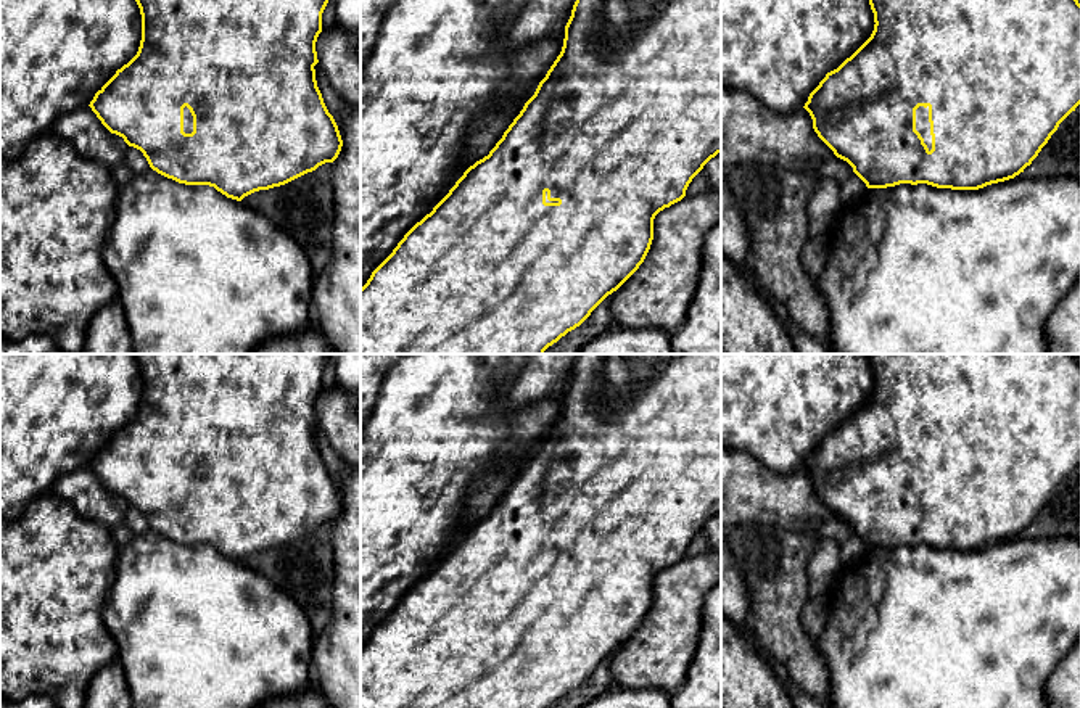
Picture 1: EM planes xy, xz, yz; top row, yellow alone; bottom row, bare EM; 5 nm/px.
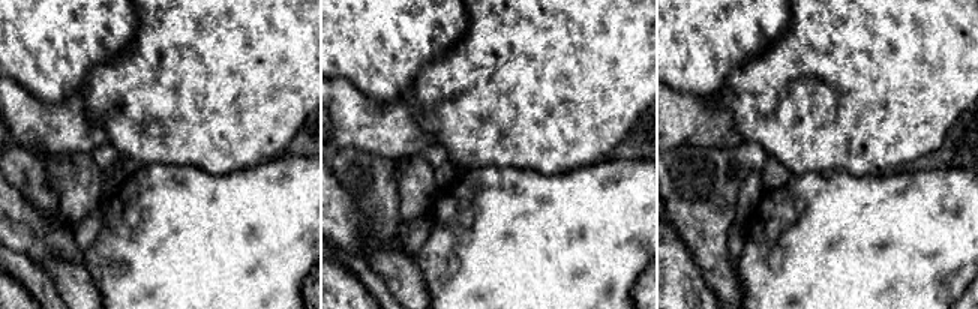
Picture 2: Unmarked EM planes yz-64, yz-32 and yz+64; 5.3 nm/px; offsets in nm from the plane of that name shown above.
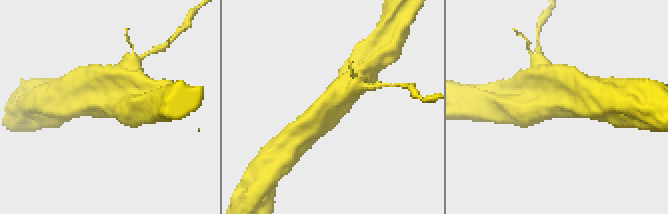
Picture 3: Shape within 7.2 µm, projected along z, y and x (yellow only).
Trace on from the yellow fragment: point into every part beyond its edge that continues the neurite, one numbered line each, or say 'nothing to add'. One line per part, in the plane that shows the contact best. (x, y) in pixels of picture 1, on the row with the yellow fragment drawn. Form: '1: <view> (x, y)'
1: yz (923, 126)

